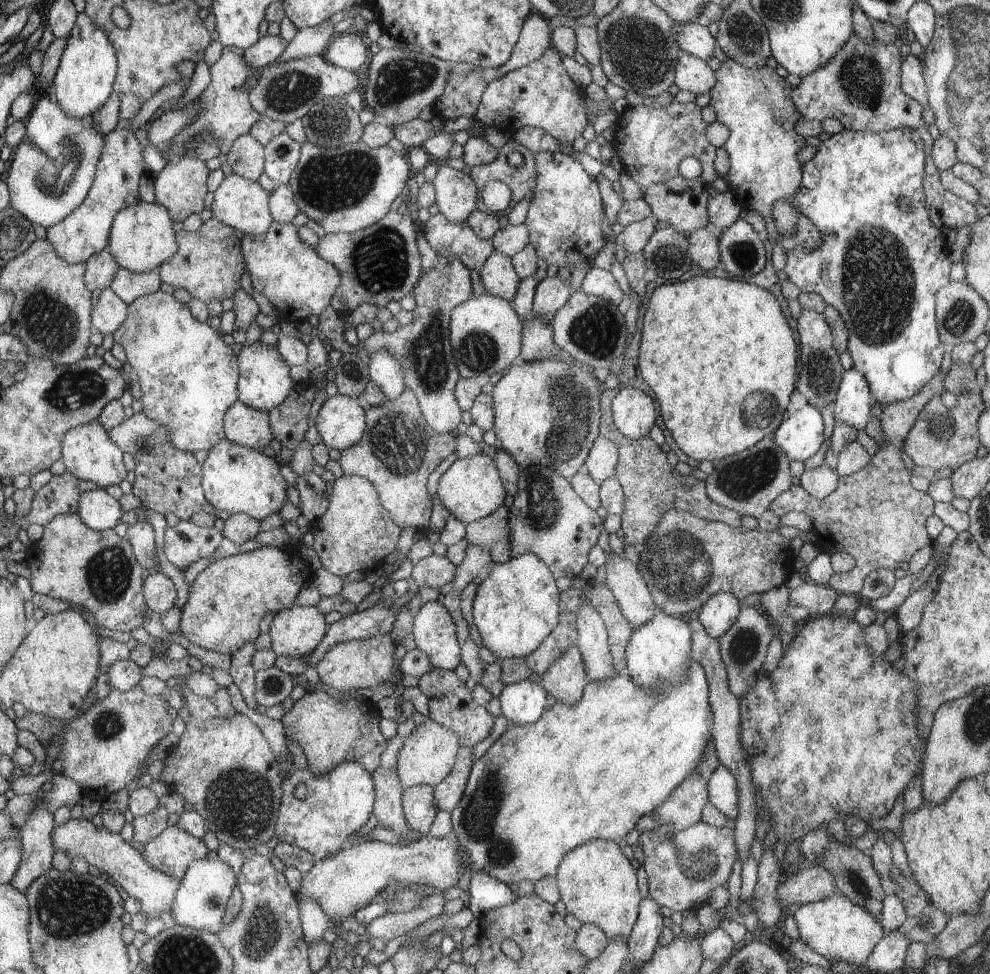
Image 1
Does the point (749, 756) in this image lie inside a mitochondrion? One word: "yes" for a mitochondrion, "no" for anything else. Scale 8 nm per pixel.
no

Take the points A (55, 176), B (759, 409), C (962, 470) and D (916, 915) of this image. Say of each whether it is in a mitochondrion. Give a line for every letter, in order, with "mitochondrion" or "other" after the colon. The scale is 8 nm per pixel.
A: mitochondrion
B: mitochondrion
C: other
D: other

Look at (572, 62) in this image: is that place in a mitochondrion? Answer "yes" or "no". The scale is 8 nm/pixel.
no

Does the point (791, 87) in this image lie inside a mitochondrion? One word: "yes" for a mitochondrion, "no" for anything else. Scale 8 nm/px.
no

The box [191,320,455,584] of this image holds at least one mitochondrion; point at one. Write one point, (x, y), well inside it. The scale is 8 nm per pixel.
(400, 445)

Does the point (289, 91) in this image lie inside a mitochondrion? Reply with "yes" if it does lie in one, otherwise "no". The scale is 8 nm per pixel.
yes

